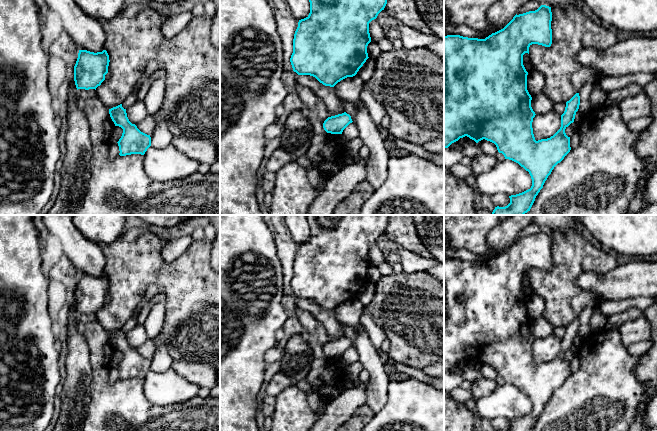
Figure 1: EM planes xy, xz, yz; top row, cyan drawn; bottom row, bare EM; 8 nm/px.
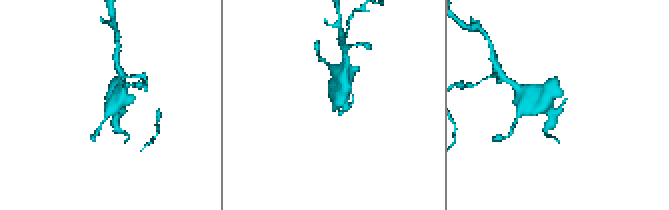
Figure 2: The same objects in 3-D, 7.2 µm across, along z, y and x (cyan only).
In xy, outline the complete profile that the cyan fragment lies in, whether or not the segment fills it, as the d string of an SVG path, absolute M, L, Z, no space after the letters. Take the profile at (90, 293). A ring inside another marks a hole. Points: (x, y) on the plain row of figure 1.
M79 274L74 290L74 305L77 314L96 314L105 304L109 286L109 279L106 274L97 277Z

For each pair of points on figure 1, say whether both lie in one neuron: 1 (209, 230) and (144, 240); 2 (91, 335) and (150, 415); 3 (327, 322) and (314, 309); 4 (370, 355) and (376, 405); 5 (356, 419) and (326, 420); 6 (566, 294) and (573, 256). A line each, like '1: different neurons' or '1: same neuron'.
1: different neurons
2: same neuron
3: same neuron
4: same neuron
5: different neurons
6: same neuron

